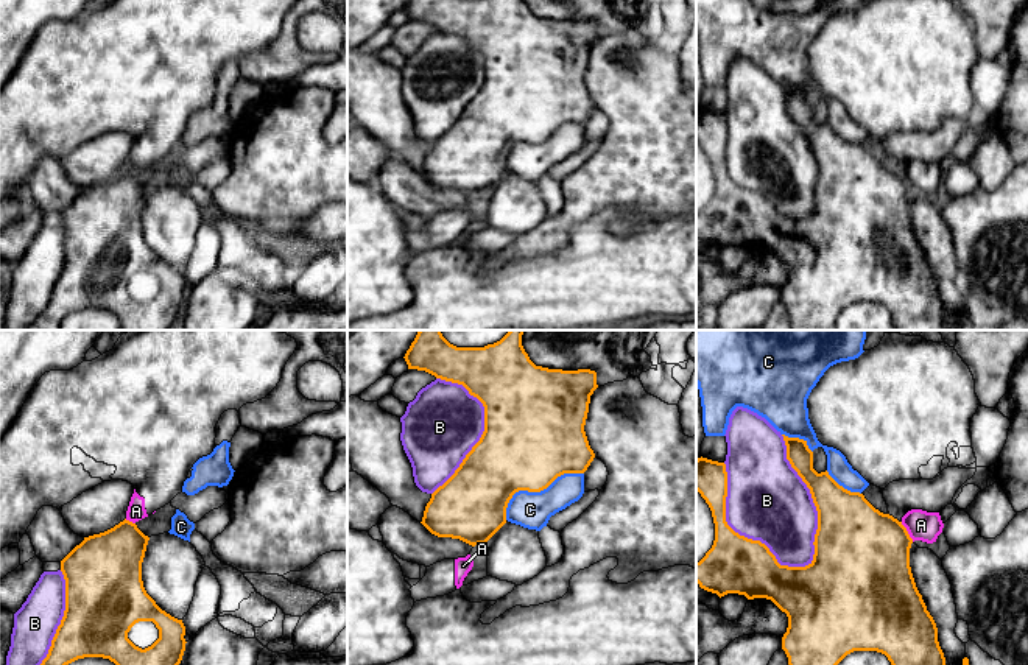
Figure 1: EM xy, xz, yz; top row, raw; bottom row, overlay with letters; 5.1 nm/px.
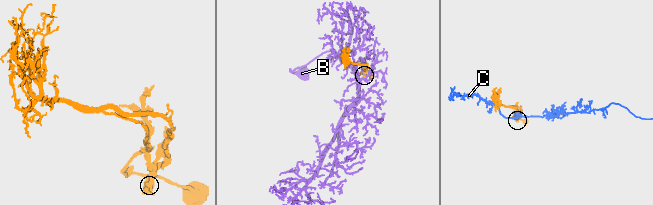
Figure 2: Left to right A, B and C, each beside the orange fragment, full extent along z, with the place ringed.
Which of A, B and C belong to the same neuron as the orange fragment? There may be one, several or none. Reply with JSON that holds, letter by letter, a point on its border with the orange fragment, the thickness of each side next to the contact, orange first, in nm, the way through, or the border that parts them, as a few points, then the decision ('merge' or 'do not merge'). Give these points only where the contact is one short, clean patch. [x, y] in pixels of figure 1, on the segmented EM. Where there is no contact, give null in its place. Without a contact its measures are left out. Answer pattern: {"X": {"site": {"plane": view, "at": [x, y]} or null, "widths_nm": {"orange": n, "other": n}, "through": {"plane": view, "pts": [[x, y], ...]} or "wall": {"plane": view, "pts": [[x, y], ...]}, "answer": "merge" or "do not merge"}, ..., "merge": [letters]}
{"A": {"site": {"plane": "yz", "at": [907, 531]}, "widths_nm": {"orange": 460, "other": 160}, "wall": {"plane": "yz", "pts": [[901, 522], [913, 541]]}, "answer": "do not merge"}, "B": {"site": {"plane": "yz", "at": [813, 502]}, "widths_nm": {"orange": 360, "other": 420}, "answer": "do not merge"}, "C": {"site": {"plane": "xz", "at": [536, 491]}, "widths_nm": {"orange": 460, "other": 190}, "answer": "do not merge"}, "merge": []}

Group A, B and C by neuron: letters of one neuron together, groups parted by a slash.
A / B / C

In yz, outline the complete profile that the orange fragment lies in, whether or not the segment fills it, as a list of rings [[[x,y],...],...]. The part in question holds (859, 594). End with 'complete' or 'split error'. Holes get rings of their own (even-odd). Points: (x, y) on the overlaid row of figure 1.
[[[782,436],[787,459],[810,489],[818,511],[813,561],[805,567],[780,565],[765,544],[735,533],[726,522],[726,464],[701,456],[696,459],[696,491],[712,511],[715,540],[696,562],[699,587],[720,598],[738,593],[748,600],[771,600],[788,617],[782,637],[788,665],[838,665],[854,651],[882,653],[891,665],[945,665],[936,623],[911,573],[913,539],[907,528],[875,509],[863,494],[840,486],[827,470],[818,473],[807,441]]]; complete

